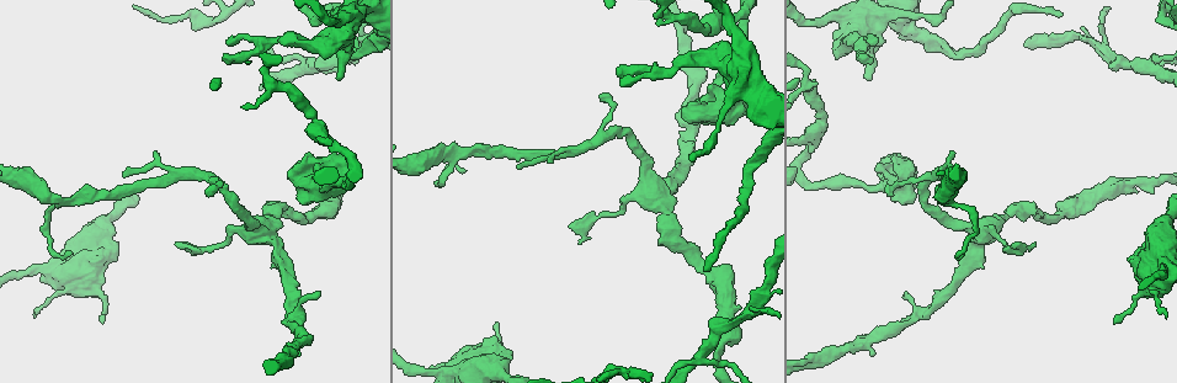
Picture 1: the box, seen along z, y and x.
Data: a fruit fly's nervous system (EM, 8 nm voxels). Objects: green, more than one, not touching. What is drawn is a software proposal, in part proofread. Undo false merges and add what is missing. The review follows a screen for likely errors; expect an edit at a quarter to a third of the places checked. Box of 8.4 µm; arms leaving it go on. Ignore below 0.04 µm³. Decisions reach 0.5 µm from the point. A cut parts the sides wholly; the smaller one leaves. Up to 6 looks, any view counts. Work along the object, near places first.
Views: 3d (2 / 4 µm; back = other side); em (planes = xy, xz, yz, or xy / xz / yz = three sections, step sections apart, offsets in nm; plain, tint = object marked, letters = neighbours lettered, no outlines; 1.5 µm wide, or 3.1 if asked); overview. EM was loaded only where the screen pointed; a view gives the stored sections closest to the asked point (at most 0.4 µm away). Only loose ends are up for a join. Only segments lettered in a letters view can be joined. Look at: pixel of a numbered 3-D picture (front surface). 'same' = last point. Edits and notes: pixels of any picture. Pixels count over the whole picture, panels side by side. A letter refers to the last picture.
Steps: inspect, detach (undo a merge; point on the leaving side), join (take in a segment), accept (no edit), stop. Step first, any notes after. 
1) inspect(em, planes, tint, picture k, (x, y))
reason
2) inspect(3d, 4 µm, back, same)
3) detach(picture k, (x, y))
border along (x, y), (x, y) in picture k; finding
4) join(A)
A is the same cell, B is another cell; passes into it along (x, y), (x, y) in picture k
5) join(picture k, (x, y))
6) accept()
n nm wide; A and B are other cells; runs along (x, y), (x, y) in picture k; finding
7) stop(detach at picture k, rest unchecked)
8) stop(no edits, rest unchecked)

inspect(3d, 4 µm, picture 1, (905, 292))

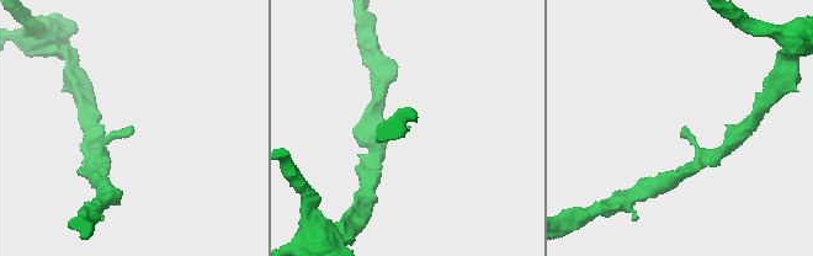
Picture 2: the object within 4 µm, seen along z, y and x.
inspect(em, yz, step 8, letters, picture 2, (685, 127))
shape alone is not enough

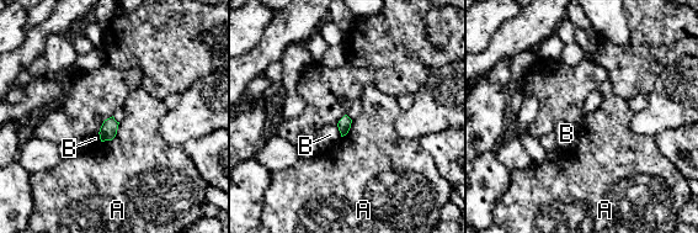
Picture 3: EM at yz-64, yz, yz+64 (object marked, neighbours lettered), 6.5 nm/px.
accept()
A and B are other cells; border along (120, 122), (116, 134), (101, 142) in picture 3; none of them fits

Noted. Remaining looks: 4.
inspect(3d, 2 µm, back, picture 1, (271, 81))
three arms meet

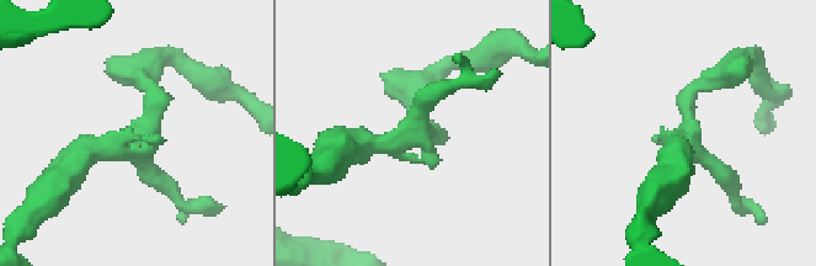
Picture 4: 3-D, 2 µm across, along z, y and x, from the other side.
inspect(em, xy, step 8, tint, picture 4, (136, 134))
3 arms; need the tissue

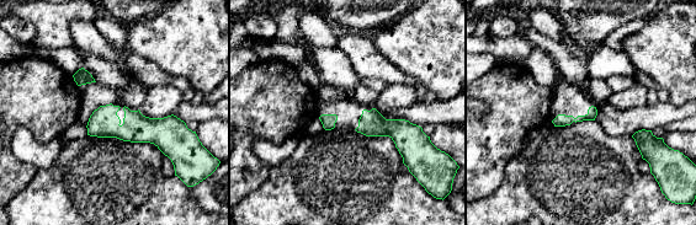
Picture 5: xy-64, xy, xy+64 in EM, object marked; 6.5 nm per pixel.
inspect(em, planes, letters, same)

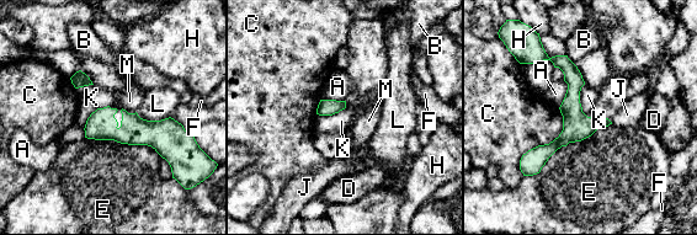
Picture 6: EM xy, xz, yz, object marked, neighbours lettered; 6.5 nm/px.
accept()
A, B, C, D, E, F, H, J, K, L and M are other cells; runs along (564, 58), (572, 128), (528, 165) in picture 6; continuous, no second cell

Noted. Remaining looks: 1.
stop(no edits, rest unchecked)

